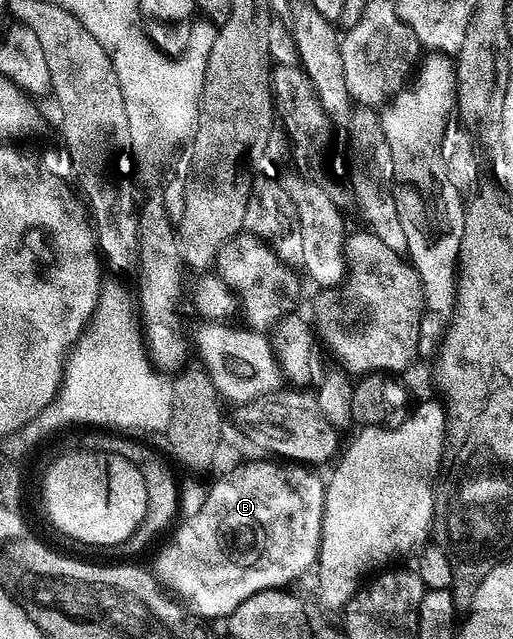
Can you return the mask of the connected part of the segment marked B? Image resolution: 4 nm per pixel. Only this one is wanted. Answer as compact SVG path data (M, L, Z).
M261 459L221 474L202 506L173 530L174 538L158 553L152 572L171 594L180 598L196 617L229 618L252 595L269 589L286 589L318 563L326 486L313 468L304 464Z

